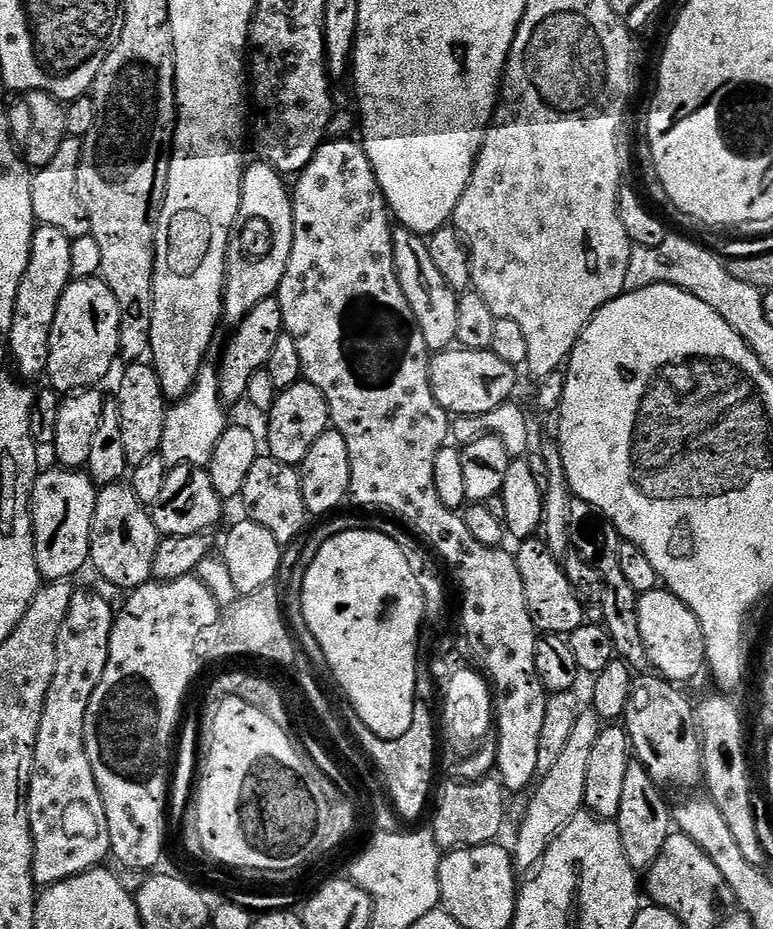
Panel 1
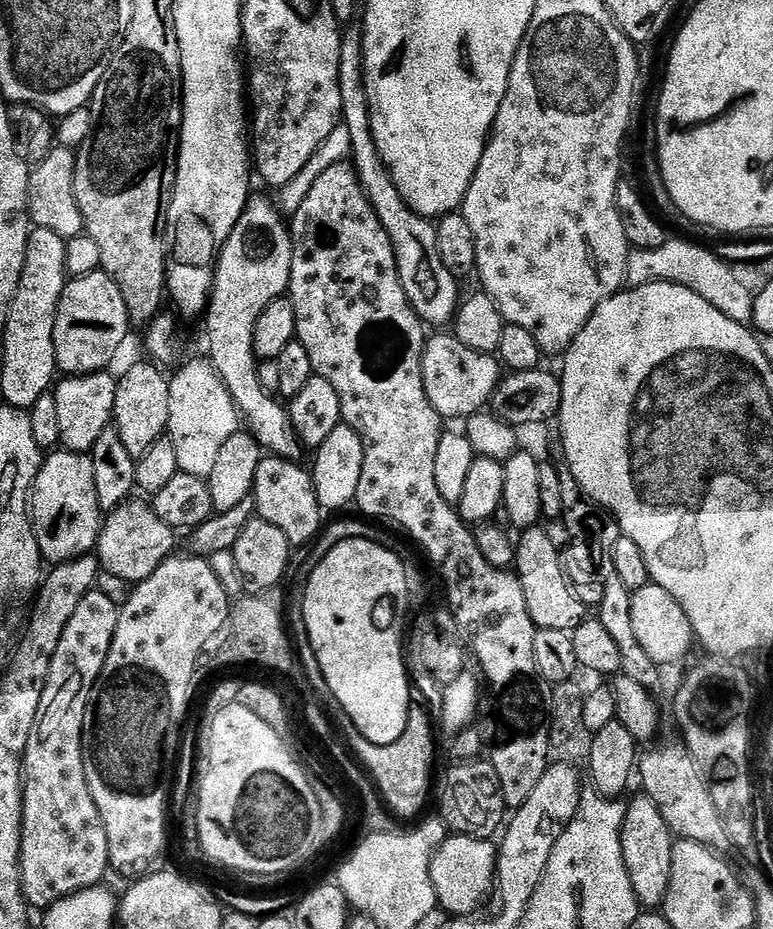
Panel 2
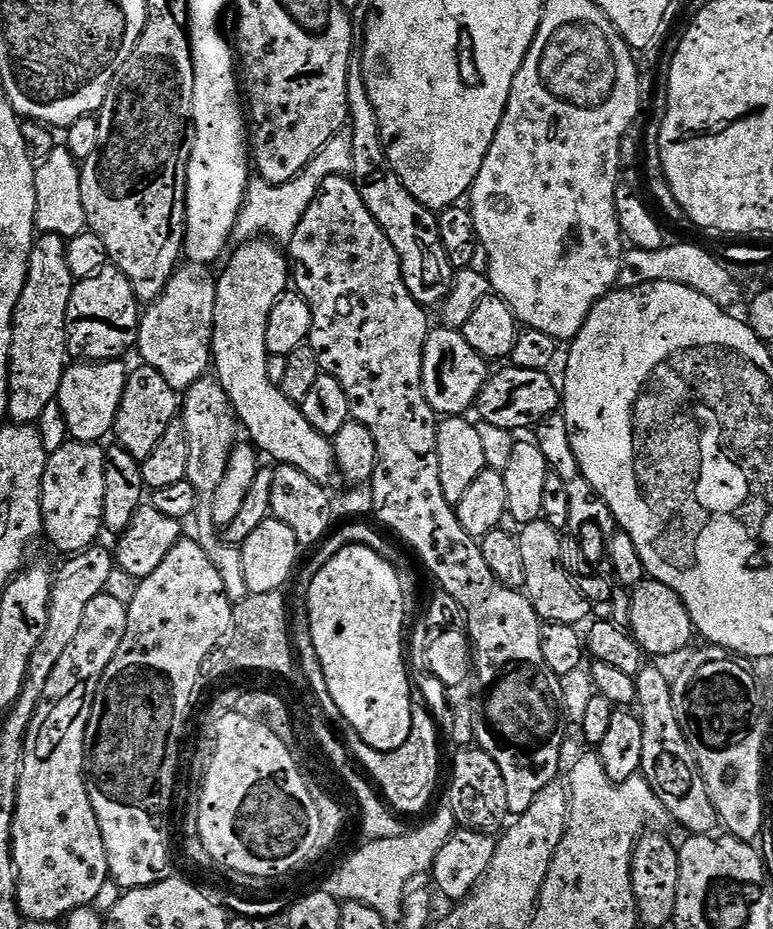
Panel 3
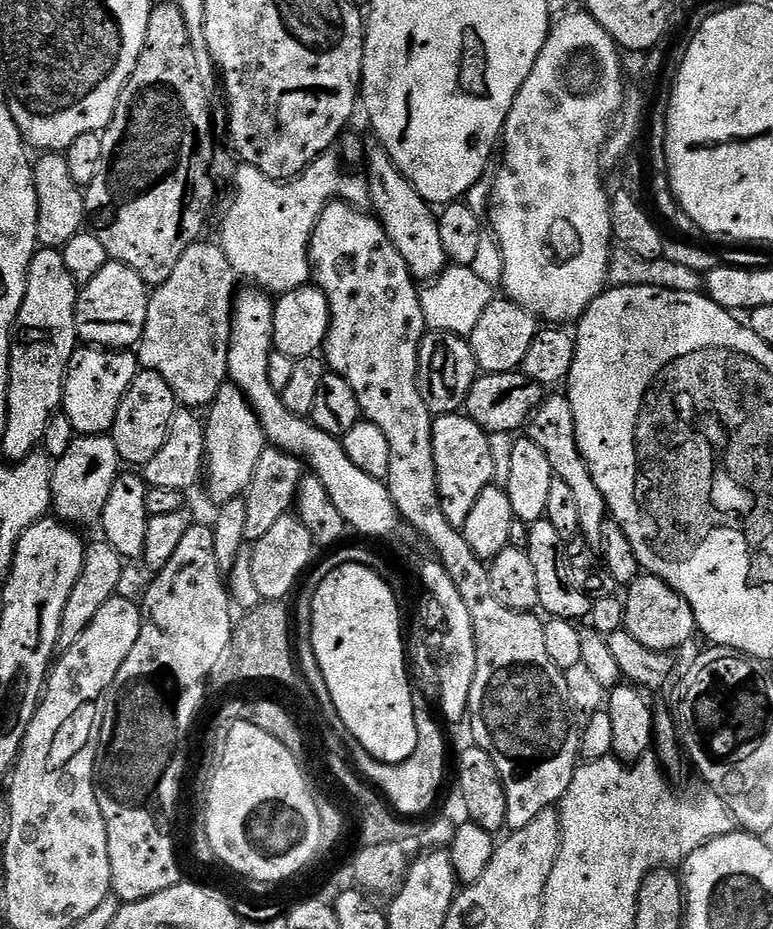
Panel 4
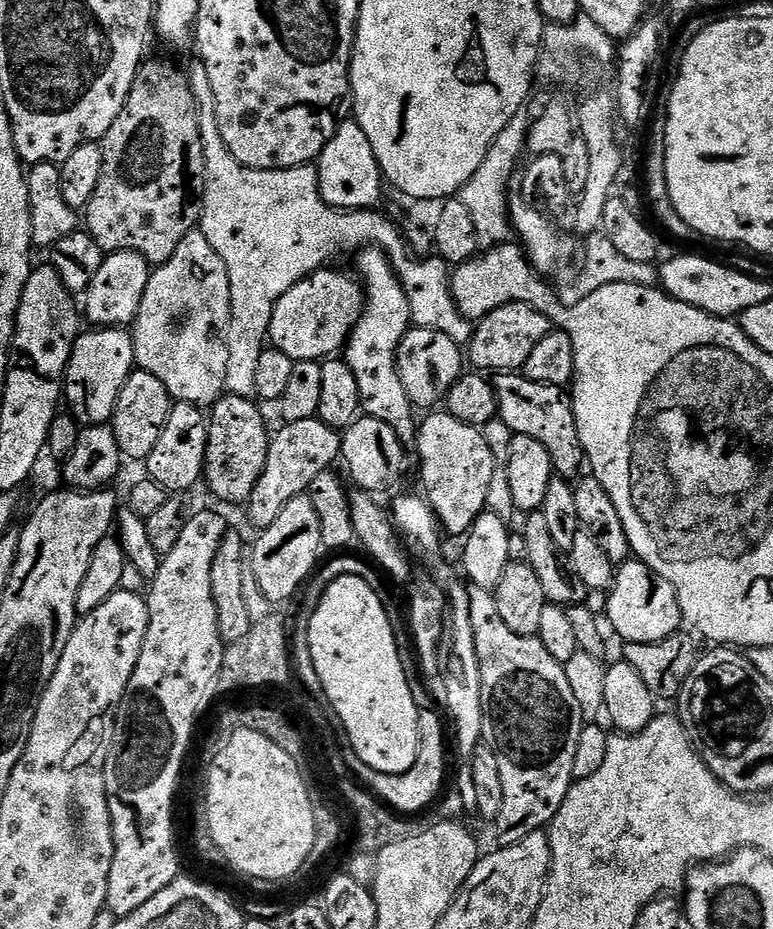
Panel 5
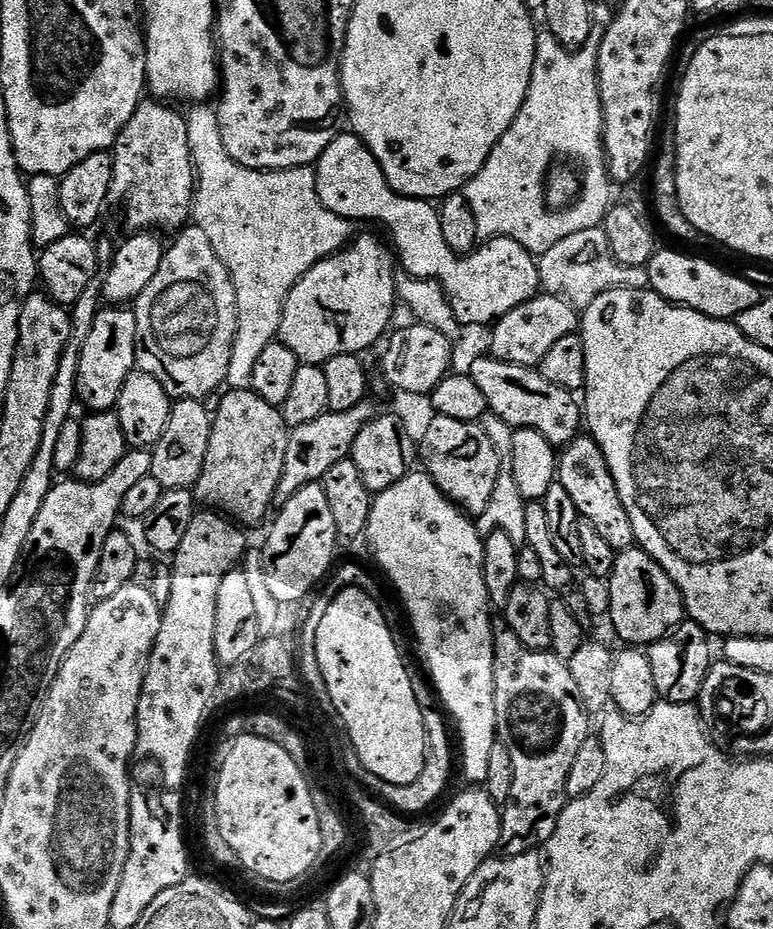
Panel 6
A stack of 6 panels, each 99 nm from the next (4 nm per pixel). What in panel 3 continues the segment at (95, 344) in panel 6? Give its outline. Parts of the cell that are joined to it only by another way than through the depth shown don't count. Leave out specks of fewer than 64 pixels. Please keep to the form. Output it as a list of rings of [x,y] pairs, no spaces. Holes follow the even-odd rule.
[[[120,360],[99,362],[76,362],[65,367],[60,383],[58,402],[66,418],[68,435],[81,444],[94,444],[103,441],[103,436],[116,427],[118,406],[122,402],[122,390],[128,381],[128,372]]]

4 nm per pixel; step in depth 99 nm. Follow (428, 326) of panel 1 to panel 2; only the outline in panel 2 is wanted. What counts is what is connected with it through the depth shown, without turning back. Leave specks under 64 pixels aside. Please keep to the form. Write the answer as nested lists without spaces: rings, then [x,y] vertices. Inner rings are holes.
[[[348,26],[342,32],[342,58],[338,66],[338,86],[342,90],[342,123],[350,126],[350,162],[356,167],[356,176],[365,196],[378,214],[390,242],[394,246],[396,265],[402,286],[406,290],[412,309],[425,325],[453,323],[456,309],[462,299],[457,277],[446,270],[442,254],[438,254],[438,234],[436,224],[427,216],[419,216],[398,194],[387,166],[378,154],[374,142],[374,130],[370,118],[370,102],[366,94],[364,81],[364,29],[360,26]]]

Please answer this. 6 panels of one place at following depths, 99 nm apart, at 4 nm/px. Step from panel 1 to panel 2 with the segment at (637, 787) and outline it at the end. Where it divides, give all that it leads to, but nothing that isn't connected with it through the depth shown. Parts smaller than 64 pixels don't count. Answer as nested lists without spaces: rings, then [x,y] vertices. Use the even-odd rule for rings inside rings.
[[[638,794],[628,804],[628,813],[622,816],[620,825],[622,838],[622,854],[626,862],[626,870],[630,874],[630,882],[634,886],[636,900],[648,910],[661,907],[670,890],[670,866],[672,865],[672,846],[674,837],[662,810],[658,810],[658,802],[654,798]]]

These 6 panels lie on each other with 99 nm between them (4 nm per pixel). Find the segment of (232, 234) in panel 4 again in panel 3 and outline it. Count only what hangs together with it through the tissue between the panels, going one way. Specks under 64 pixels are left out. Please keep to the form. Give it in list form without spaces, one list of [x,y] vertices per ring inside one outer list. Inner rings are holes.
[[[345,130],[334,134],[334,138],[330,138],[330,142],[326,142],[319,154],[290,182],[268,184],[259,178],[249,179],[248,190],[244,194],[244,205],[240,207],[240,217],[236,223],[235,239],[243,242],[263,234],[276,242],[291,240],[302,214],[306,214],[320,184],[331,176],[351,173],[353,162],[352,133]]]

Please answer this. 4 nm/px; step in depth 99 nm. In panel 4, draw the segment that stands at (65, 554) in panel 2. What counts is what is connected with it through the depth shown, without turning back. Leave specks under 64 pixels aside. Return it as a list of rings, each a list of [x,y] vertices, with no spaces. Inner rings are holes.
[[[77,435],[66,452],[51,465],[51,511],[72,526],[81,526],[80,524],[86,523],[87,520],[99,521],[106,494],[110,492],[110,486],[121,468],[122,461],[111,435]]]

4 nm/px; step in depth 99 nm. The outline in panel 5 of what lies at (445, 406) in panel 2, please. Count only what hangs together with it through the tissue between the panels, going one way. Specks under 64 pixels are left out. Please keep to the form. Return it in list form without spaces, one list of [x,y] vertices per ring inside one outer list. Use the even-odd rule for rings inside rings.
[[[409,327],[402,338],[396,355],[398,374],[402,378],[402,386],[406,386],[406,394],[410,402],[417,408],[432,410],[447,397],[448,392],[459,382],[466,368],[466,356],[461,345],[456,344],[446,334],[438,330]]]

